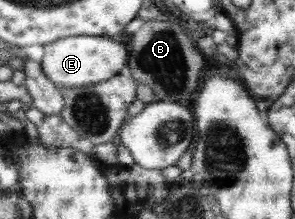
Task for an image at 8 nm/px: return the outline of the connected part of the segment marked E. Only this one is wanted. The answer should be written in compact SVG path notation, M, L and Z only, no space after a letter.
M80 35L66 37L44 45L41 69L57 88L64 91L68 87L90 85L102 82L127 70L129 49L112 37Z

